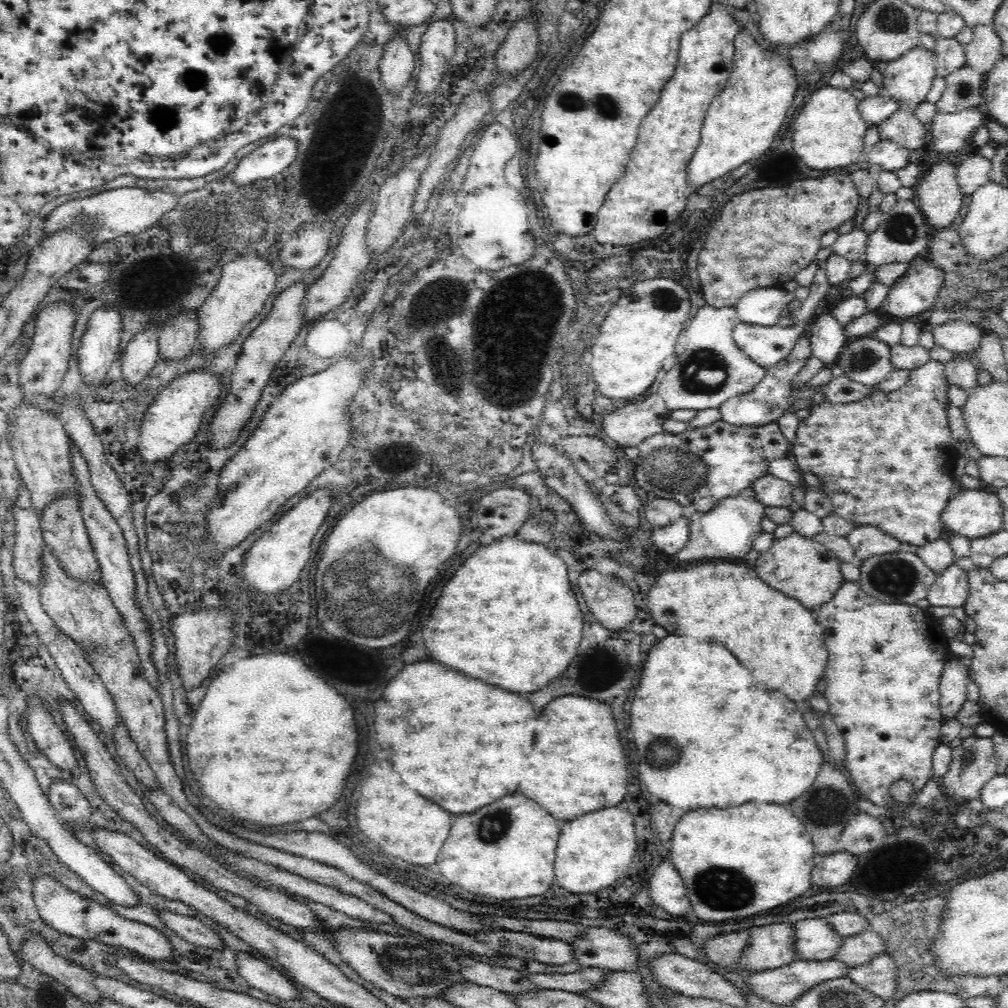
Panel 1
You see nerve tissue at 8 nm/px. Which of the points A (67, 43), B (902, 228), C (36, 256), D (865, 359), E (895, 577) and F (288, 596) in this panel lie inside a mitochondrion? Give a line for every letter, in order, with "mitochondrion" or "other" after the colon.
A: other
B: mitochondrion
C: other
D: mitochondrion
E: mitochondrion
F: other

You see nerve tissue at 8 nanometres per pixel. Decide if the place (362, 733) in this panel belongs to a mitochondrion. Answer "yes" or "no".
no

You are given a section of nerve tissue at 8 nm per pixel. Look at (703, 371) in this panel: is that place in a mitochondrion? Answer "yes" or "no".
yes

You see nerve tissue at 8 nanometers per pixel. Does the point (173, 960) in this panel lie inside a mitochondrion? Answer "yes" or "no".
no

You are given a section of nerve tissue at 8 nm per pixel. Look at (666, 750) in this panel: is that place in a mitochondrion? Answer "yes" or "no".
yes

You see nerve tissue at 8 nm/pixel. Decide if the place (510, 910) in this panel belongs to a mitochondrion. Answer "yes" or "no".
no

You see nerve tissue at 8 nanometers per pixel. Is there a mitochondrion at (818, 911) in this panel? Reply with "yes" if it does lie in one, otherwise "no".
no

